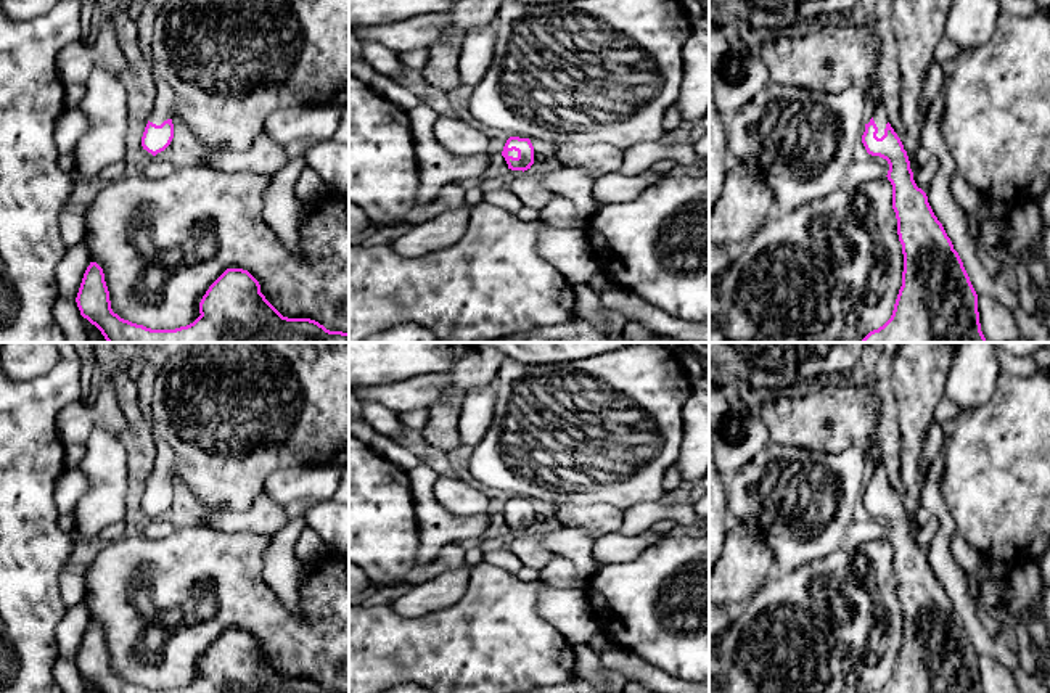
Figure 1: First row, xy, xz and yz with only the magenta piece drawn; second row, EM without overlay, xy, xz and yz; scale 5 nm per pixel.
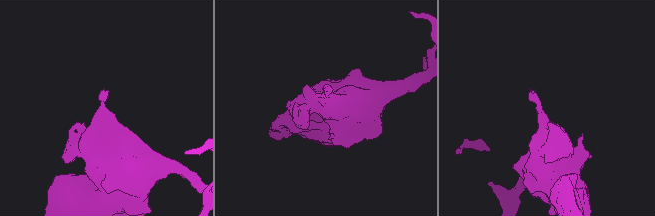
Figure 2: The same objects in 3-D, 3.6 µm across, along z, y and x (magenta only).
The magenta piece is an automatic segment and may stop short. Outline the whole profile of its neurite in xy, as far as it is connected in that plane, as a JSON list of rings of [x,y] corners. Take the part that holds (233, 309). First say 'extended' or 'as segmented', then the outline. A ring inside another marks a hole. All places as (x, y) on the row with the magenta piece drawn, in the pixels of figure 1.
as segmented; [[[96,262],[87,267],[76,302],[108,342],[349,342],[349,333],[330,331],[310,318],[283,317],[243,269],[227,269],[203,296],[201,315],[175,330],[151,330],[114,314]]]

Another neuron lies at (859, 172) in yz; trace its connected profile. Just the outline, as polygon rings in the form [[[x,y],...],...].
[[[872,156],[863,161],[854,161],[847,167],[844,183],[859,187],[876,178],[876,167],[881,164],[880,156]]]

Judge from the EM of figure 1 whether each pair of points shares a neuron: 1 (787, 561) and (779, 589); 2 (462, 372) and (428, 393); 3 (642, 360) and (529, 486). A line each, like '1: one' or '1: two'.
1: two
2: one
3: one

